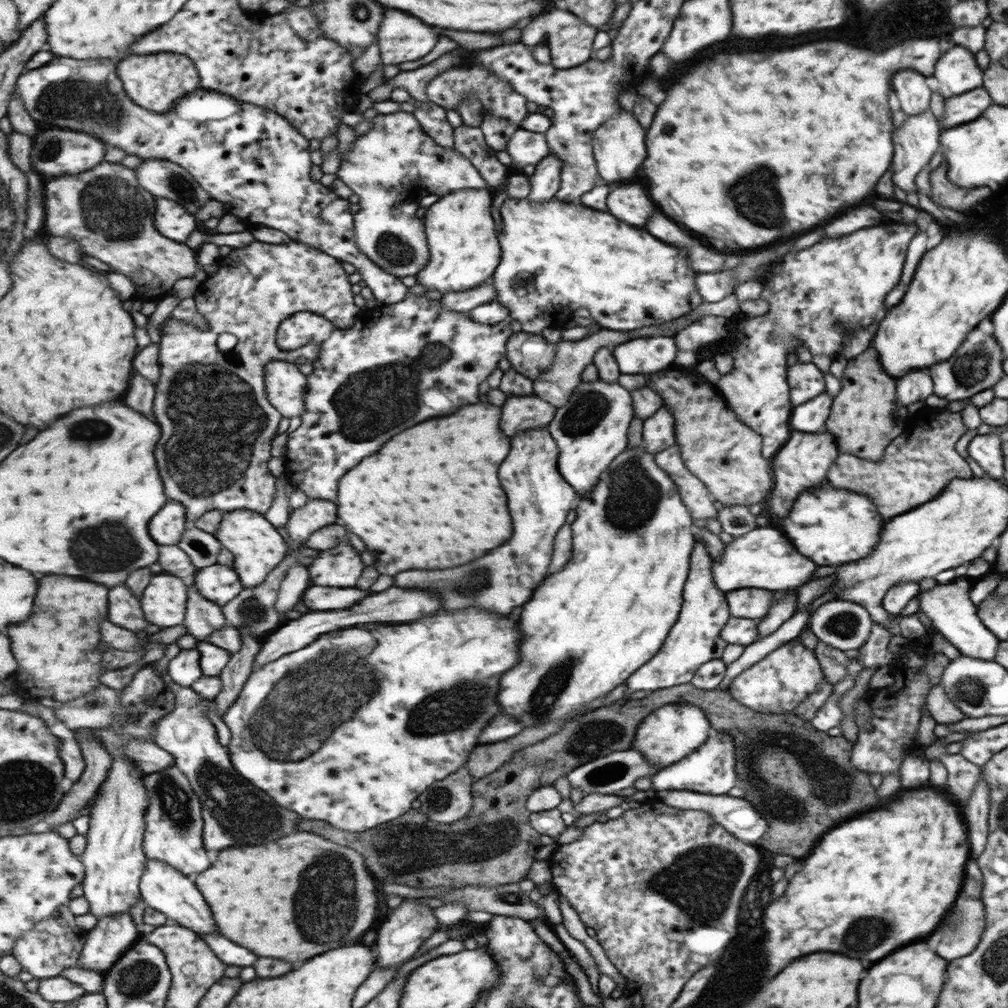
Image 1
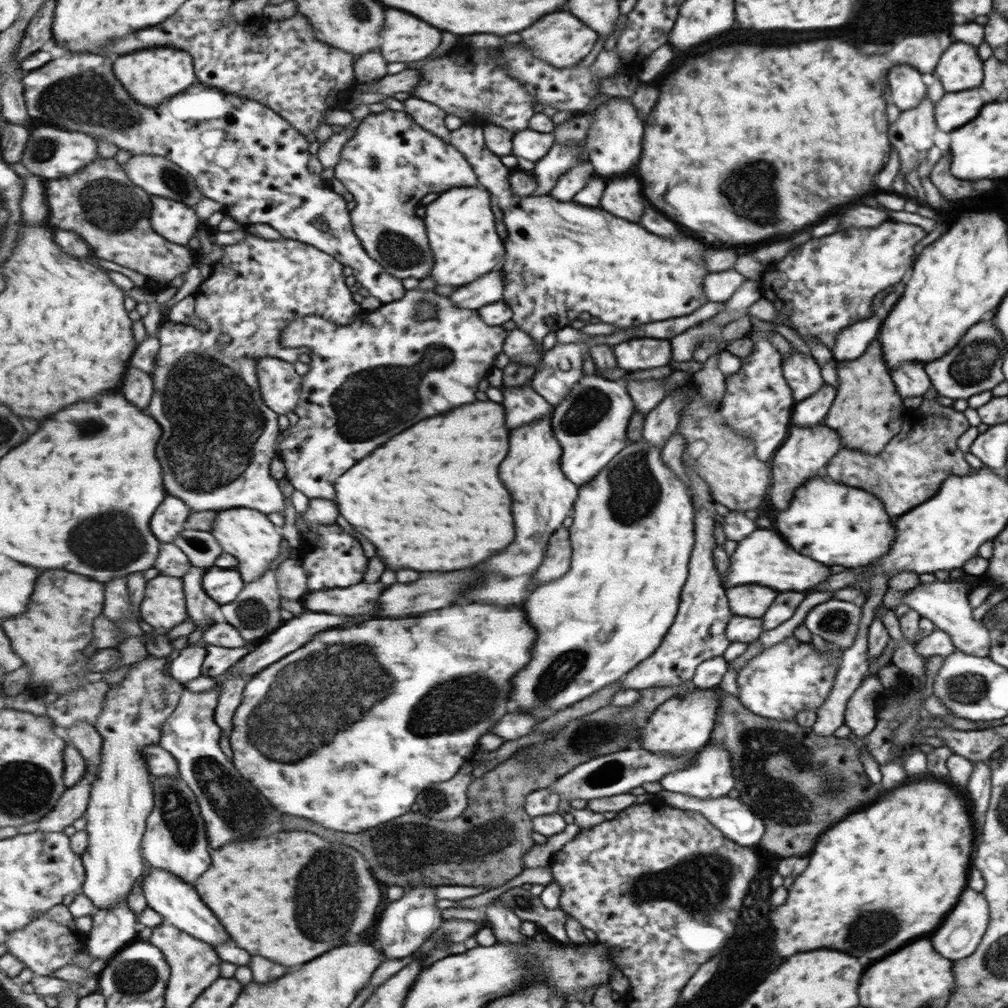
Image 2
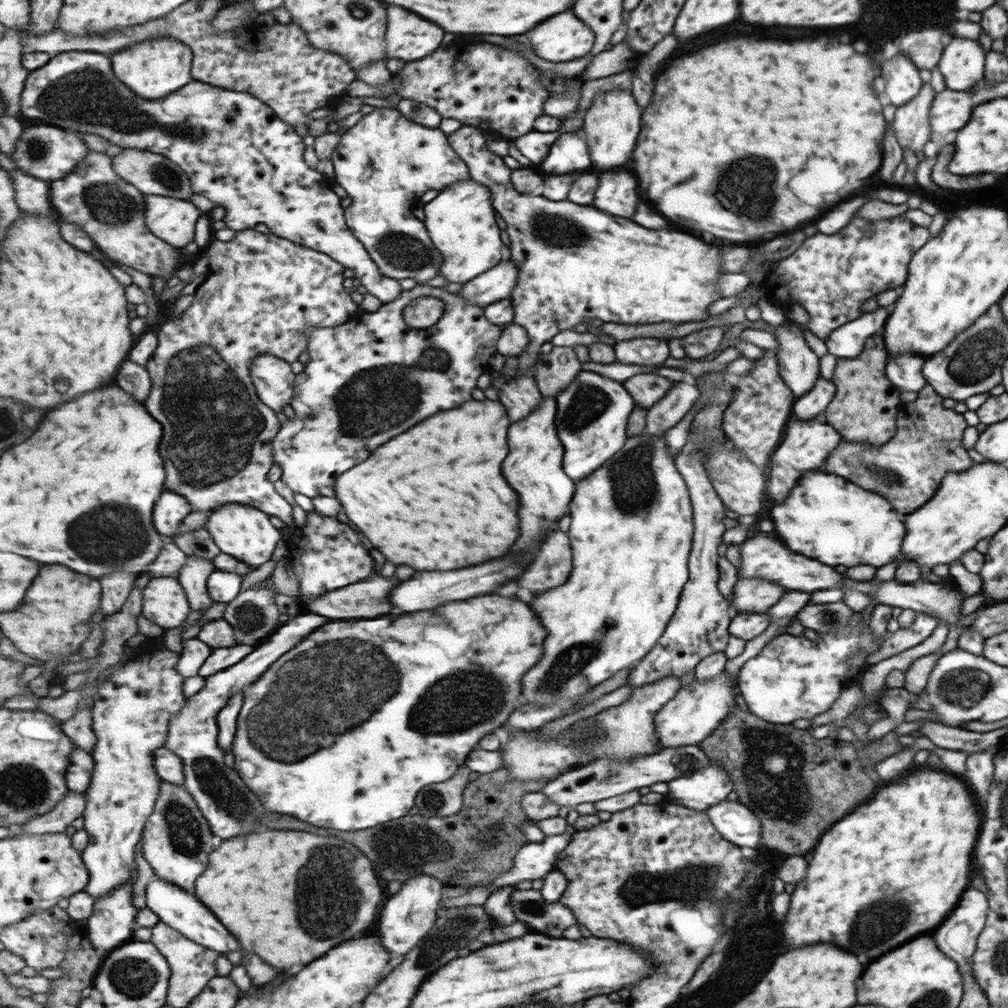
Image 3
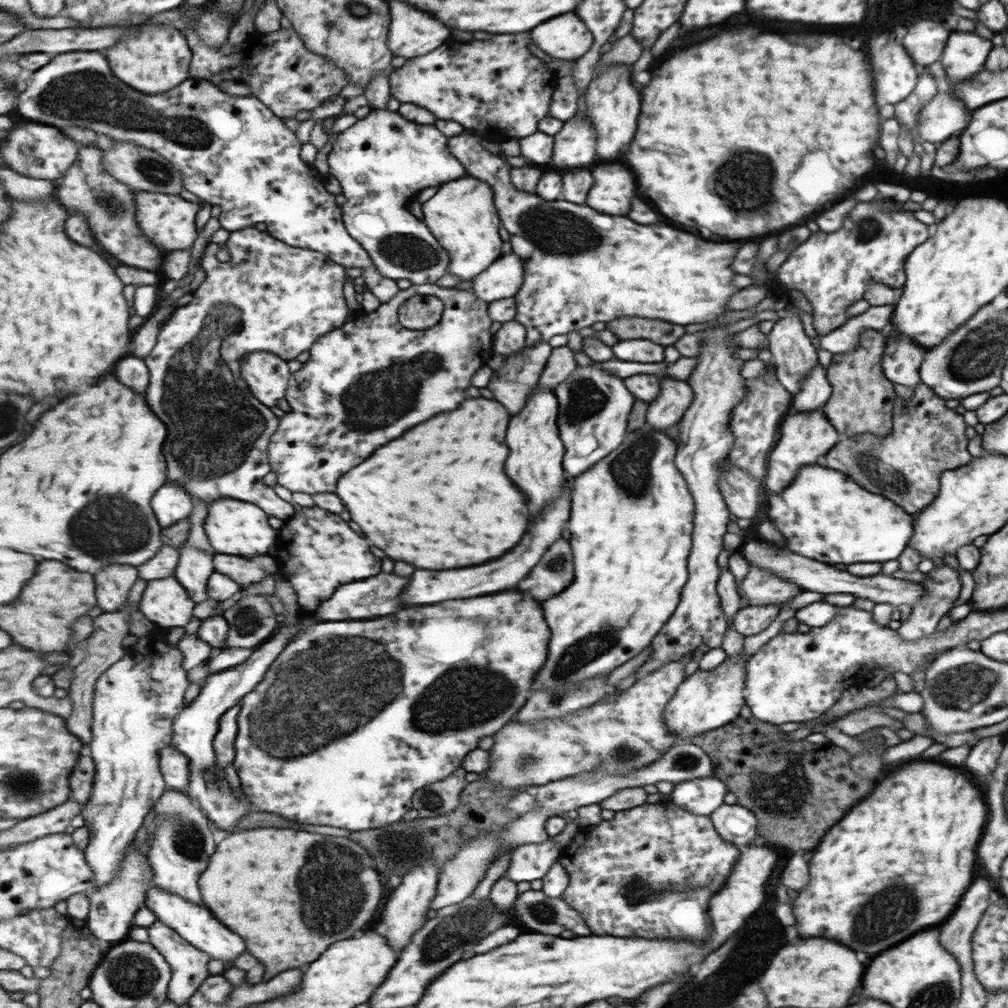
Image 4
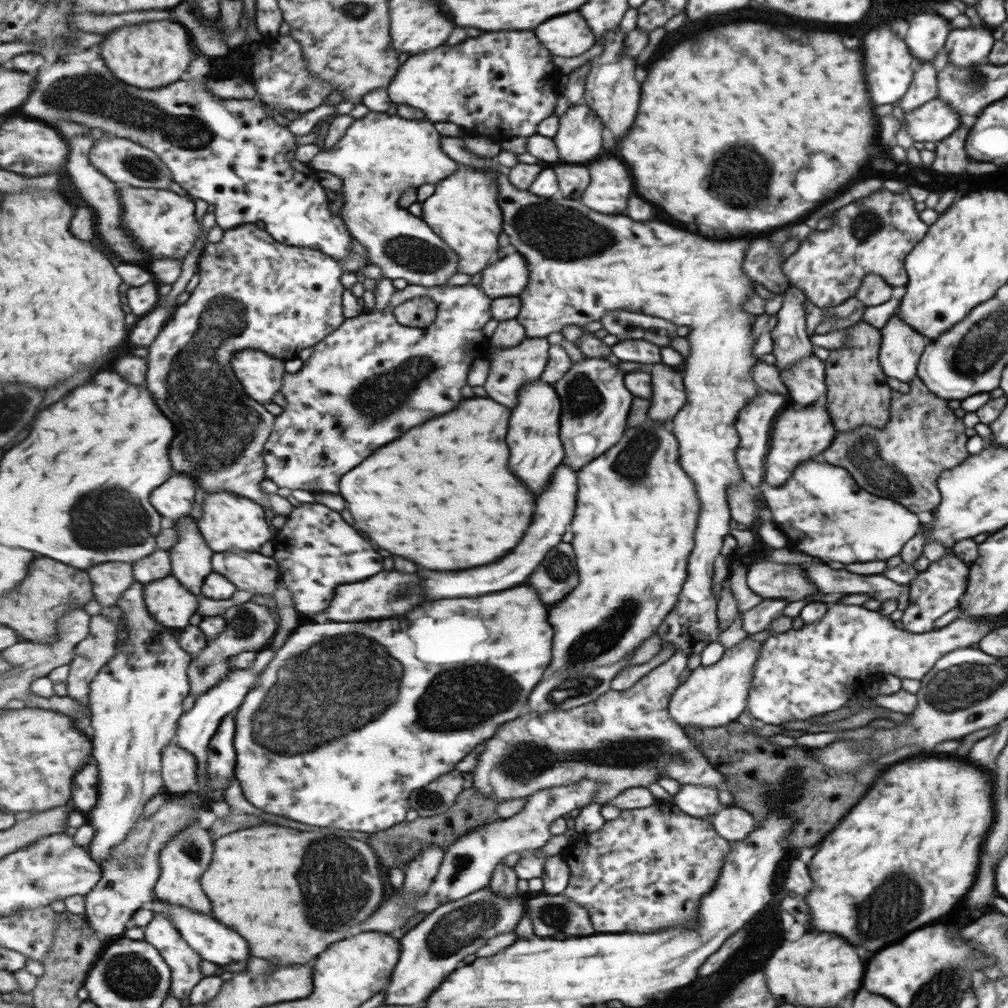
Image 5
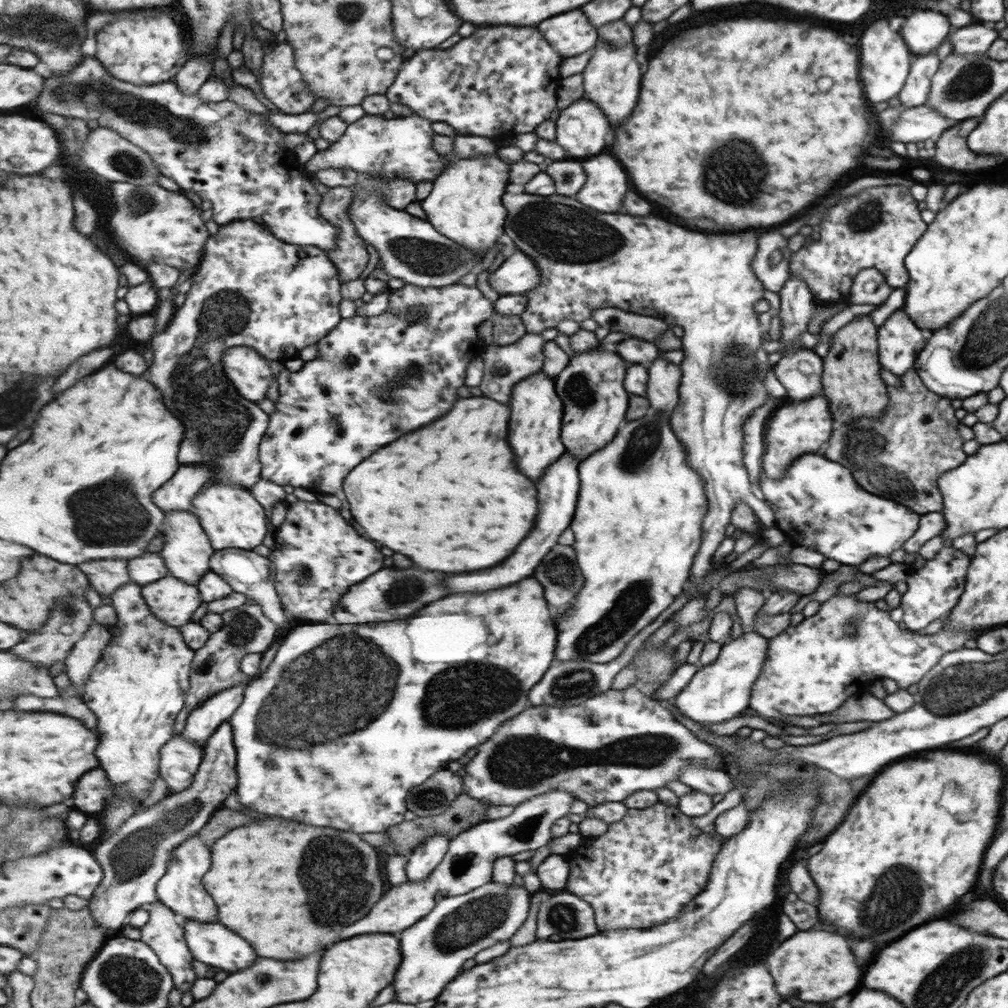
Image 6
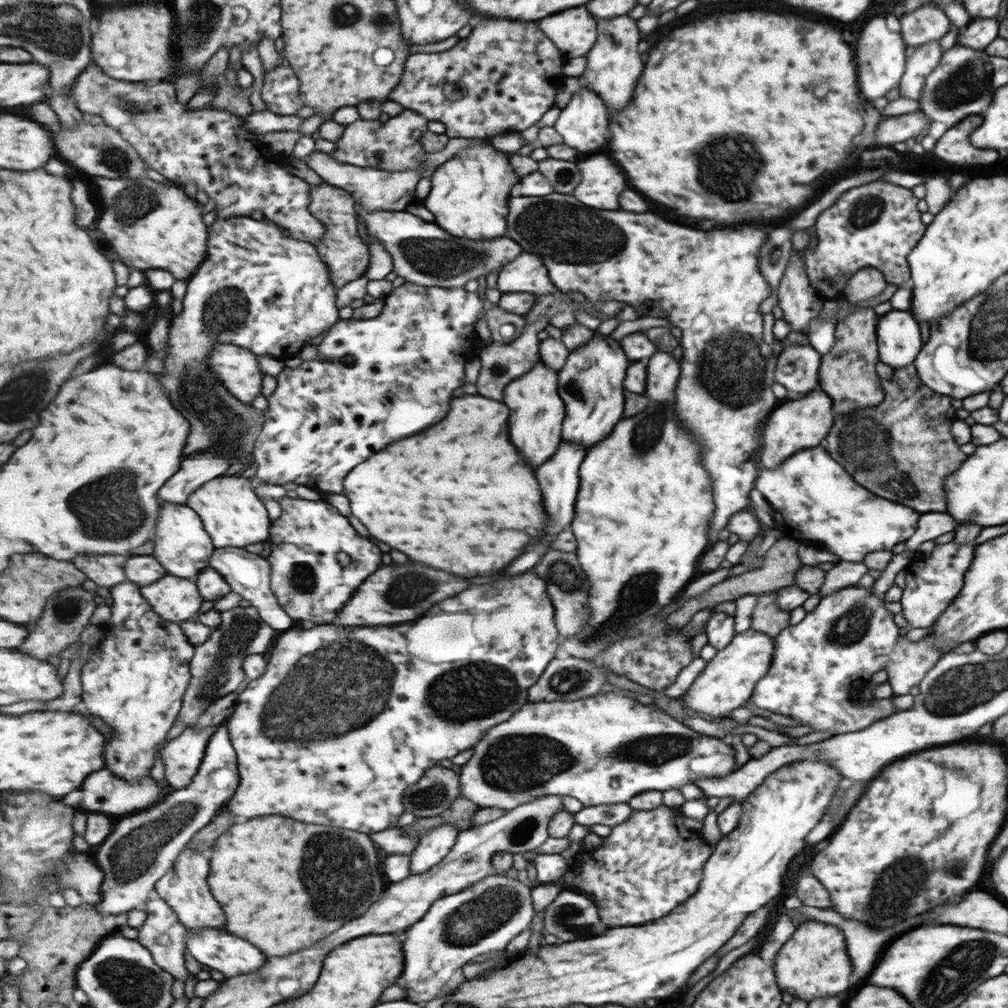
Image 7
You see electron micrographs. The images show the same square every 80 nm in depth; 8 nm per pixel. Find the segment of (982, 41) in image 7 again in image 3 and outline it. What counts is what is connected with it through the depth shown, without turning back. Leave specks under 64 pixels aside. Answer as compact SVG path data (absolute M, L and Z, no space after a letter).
M946 36L942 52L936 65L945 89L967 91L983 78L986 52L977 40Z

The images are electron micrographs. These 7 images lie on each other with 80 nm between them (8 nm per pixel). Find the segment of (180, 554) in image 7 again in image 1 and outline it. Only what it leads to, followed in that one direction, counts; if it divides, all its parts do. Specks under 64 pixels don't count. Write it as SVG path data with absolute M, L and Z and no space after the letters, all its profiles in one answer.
M191 584L188 592L186 622L183 626L187 628L187 634L197 638L198 641L207 641L209 635L227 626L227 619L219 604L206 596L201 596L197 586Z

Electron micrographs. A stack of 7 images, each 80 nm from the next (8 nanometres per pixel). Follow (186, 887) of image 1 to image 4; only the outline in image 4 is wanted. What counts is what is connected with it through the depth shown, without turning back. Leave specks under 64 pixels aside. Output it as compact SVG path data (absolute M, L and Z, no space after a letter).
M154 885L148 892L146 906L155 911L159 921L174 928L185 940L210 954L212 959L229 962L229 960L239 958L247 950L245 940L239 934L235 934L233 930L229 930L225 924L221 924L213 916L212 910L207 908L205 904L185 900L182 896L177 896L173 892L167 892L165 888L159 885Z

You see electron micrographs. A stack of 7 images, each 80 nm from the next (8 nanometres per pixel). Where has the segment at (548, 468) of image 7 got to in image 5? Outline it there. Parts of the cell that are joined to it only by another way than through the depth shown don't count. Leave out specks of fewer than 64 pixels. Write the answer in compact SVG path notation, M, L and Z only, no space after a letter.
M564 460L561 467L554 472L554 479L551 479L549 488L539 496L539 514L535 516L535 524L531 524L531 532L527 532L523 544L519 544L519 548L511 552L511 558L507 556L507 560L501 560L499 564L491 564L491 568L471 568L471 572L431 572L431 570L423 572L421 576L427 580L427 588L431 588L431 592L427 592L431 600L489 594L489 592L509 590L525 582L545 560L547 552L551 552L563 540L563 534L574 522L578 506L578 491L578 472Z

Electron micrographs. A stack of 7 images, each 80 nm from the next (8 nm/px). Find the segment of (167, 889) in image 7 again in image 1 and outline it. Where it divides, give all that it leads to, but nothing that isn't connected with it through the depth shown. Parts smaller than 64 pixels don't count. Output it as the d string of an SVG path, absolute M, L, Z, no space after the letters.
M173 764L173 767L161 773L145 774L145 782L151 801L146 814L147 829L144 838L148 858L162 860L187 875L199 875L211 868L211 860L203 840L205 821L202 815L202 801L187 775L177 764Z

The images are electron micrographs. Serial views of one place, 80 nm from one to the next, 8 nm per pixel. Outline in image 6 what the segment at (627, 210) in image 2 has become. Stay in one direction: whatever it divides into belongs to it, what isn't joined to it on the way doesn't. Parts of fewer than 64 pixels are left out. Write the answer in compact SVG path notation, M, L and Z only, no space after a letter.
M603 152L581 161L585 184L579 188L579 200L597 212L617 212L623 194L629 190L627 174L611 156Z

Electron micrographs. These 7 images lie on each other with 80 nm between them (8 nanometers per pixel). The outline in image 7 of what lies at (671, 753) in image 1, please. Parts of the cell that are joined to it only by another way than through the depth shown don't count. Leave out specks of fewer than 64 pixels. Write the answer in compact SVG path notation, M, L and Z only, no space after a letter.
M750 628L735 633L727 646L716 651L714 658L706 662L698 677L683 694L683 703L687 709L711 718L723 719L727 712L741 708L750 699L755 683L769 668L774 651L774 637Z

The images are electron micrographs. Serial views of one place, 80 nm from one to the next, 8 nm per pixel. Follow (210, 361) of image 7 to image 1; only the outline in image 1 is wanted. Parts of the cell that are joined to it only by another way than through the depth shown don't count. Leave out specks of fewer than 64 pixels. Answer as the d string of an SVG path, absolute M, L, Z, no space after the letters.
M272 360L267 364L267 398L284 417L301 417L306 411L308 386L308 375L302 374L295 363Z

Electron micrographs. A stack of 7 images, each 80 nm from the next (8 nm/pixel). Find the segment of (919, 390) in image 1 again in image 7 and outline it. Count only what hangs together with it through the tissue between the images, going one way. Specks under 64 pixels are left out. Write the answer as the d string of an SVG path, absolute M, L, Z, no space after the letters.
M891 309L877 322L877 352L881 362L892 369L907 366L922 350L917 320L907 311Z

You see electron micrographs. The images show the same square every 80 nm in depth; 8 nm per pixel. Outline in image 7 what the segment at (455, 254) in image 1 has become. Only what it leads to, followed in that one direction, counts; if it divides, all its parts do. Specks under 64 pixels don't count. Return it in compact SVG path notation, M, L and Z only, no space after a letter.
M491 143L471 145L436 168L431 179L431 192L422 203L445 232L467 240L495 240L508 235L509 198L519 178L506 152Z

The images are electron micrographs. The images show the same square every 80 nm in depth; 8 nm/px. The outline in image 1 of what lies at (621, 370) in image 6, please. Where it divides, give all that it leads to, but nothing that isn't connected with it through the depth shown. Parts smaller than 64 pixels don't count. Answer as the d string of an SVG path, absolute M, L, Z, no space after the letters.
M593 379L591 382L580 382L577 390L573 392L569 402L558 408L555 418L551 421L551 434L555 437L560 448L559 468L562 475L569 484L577 490L582 498L583 493L591 492L595 486L599 475L605 467L627 446L627 426L634 417L629 392L621 388L618 383L608 383L601 379Z

